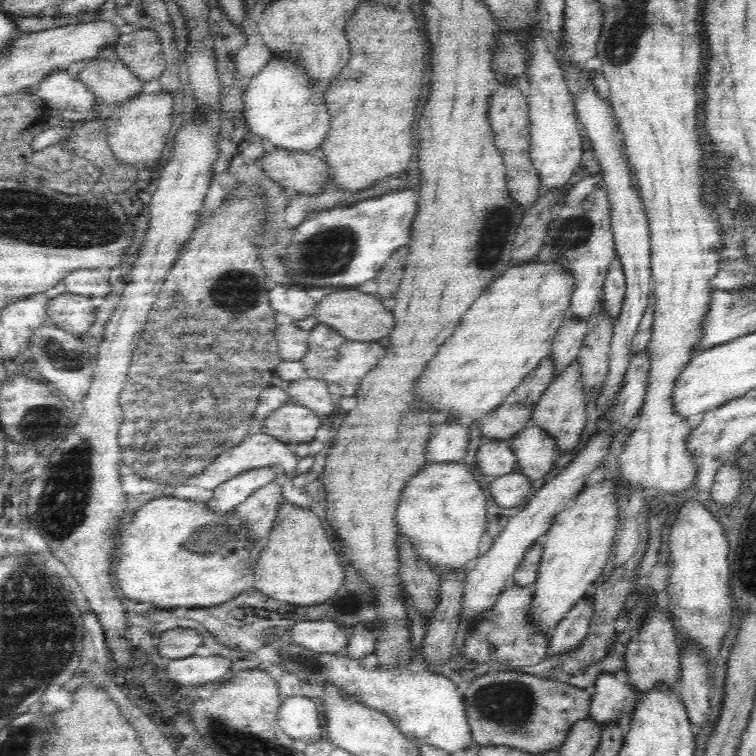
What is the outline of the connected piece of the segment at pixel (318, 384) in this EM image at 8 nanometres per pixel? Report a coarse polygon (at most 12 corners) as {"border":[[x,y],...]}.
{"border":[[305,377],[284,386],[288,403],[321,420],[335,398],[323,380]]}

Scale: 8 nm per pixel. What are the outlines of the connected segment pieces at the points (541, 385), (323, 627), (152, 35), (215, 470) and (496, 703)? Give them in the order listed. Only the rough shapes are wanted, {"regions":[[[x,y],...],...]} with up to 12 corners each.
{"regions":[[[546,356],[515,388],[513,399],[536,404],[555,376]],[[298,622],[290,640],[314,653],[348,646],[350,630],[334,622]],[[157,32],[120,35],[116,57],[144,83],[158,79],[165,55]],[[248,434],[186,483],[213,491],[238,474],[276,466],[294,477],[296,453]],[[520,670],[462,691],[472,740],[559,750],[584,689]]]}

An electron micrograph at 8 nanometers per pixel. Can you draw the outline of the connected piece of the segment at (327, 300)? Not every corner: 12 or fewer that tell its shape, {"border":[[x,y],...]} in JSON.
{"border":[[332,292],[314,316],[354,342],[386,343],[392,311],[376,295]]}

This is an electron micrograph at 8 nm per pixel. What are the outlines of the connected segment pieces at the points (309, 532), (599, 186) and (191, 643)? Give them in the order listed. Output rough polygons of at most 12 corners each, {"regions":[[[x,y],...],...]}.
{"regions":[[[284,499],[251,570],[280,602],[312,606],[346,566],[316,513]],[[599,174],[569,190],[535,261],[572,273],[567,316],[601,294],[612,324],[626,276]],[[166,626],[156,646],[169,660],[195,655],[203,644],[196,630]]]}

